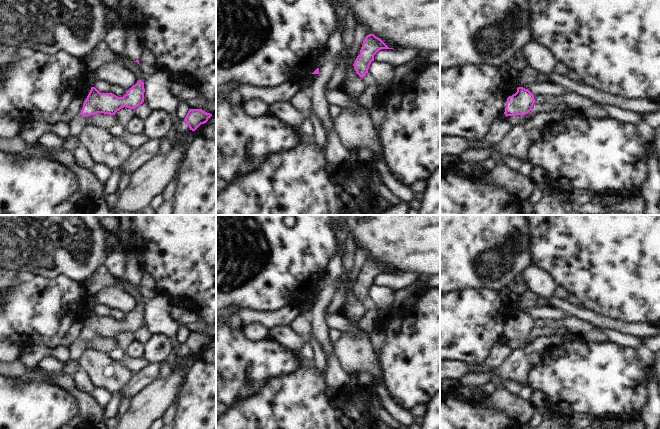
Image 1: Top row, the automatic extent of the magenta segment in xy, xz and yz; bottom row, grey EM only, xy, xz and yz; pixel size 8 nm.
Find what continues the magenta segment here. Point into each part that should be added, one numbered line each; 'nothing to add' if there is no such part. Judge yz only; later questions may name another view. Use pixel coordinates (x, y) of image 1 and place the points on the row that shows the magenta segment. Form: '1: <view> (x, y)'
nothing to add

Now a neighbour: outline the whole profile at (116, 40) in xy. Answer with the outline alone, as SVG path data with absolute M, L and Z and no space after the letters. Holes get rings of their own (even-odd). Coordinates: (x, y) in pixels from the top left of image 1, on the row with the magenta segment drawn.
M118 17L115 24L111 27L104 43L116 55L121 57L126 55L127 33L125 23L121 17Z

